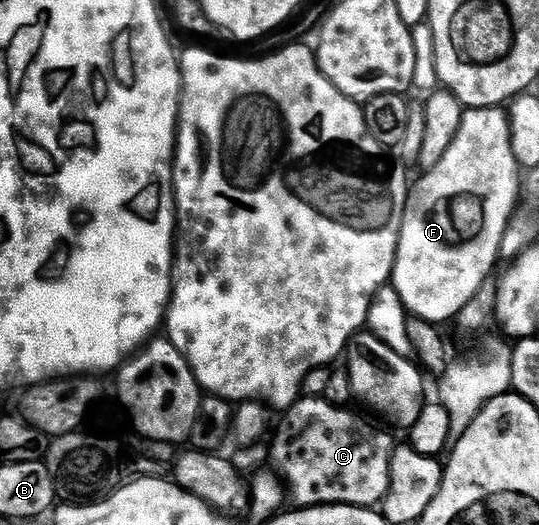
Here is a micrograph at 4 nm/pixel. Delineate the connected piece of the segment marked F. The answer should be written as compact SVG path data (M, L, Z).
M502 107L463 110L456 141L440 157L440 165L419 176L418 184L409 188L406 197L392 286L400 293L411 316L442 325L445 319L453 320L465 307L471 306L470 298L481 289L494 262L499 262L501 239L511 226L514 205L520 201L520 168L512 149L509 114Z

